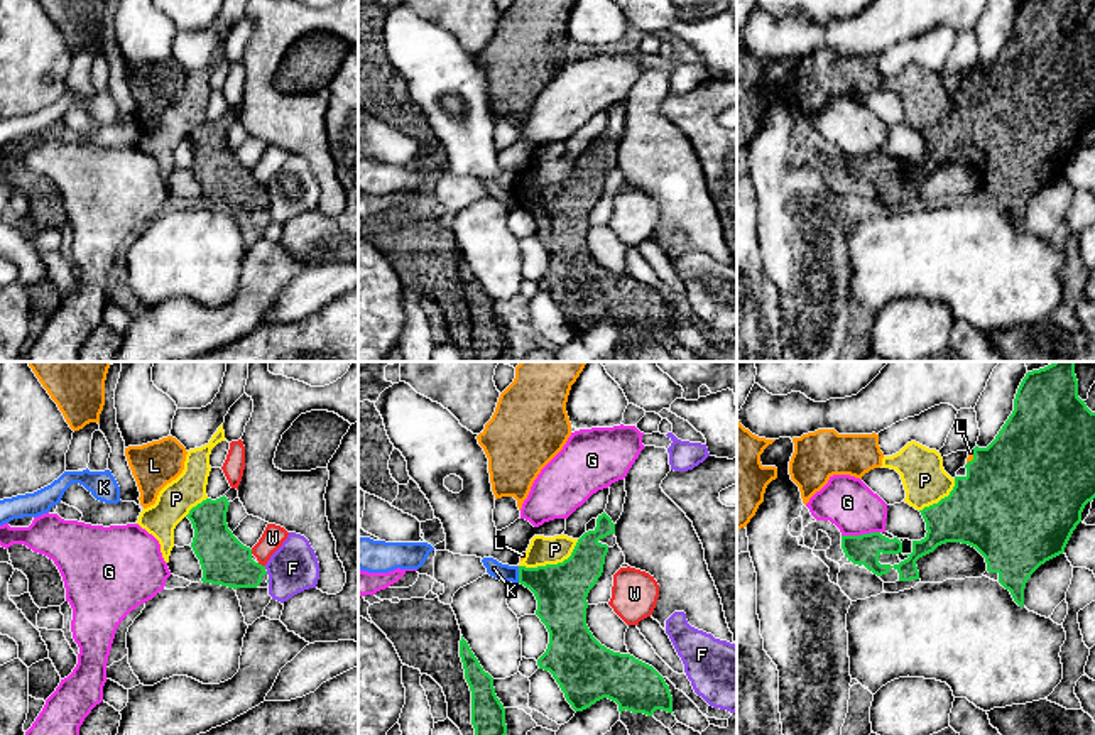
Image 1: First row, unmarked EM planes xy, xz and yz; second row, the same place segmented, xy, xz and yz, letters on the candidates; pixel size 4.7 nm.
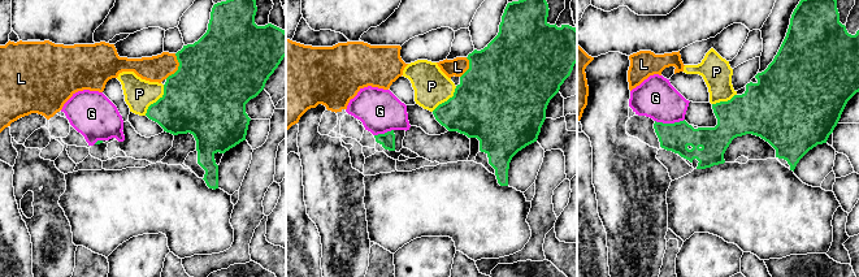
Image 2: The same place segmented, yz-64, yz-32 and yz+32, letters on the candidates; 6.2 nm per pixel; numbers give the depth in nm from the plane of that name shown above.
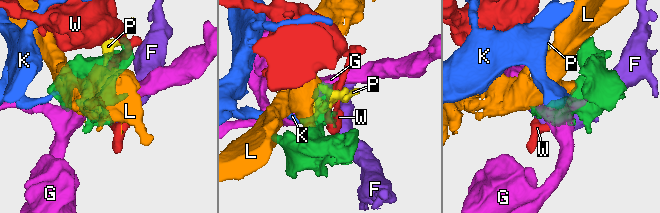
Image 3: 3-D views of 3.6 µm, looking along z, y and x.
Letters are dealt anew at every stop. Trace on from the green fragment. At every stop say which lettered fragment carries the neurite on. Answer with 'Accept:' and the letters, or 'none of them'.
Accept: L

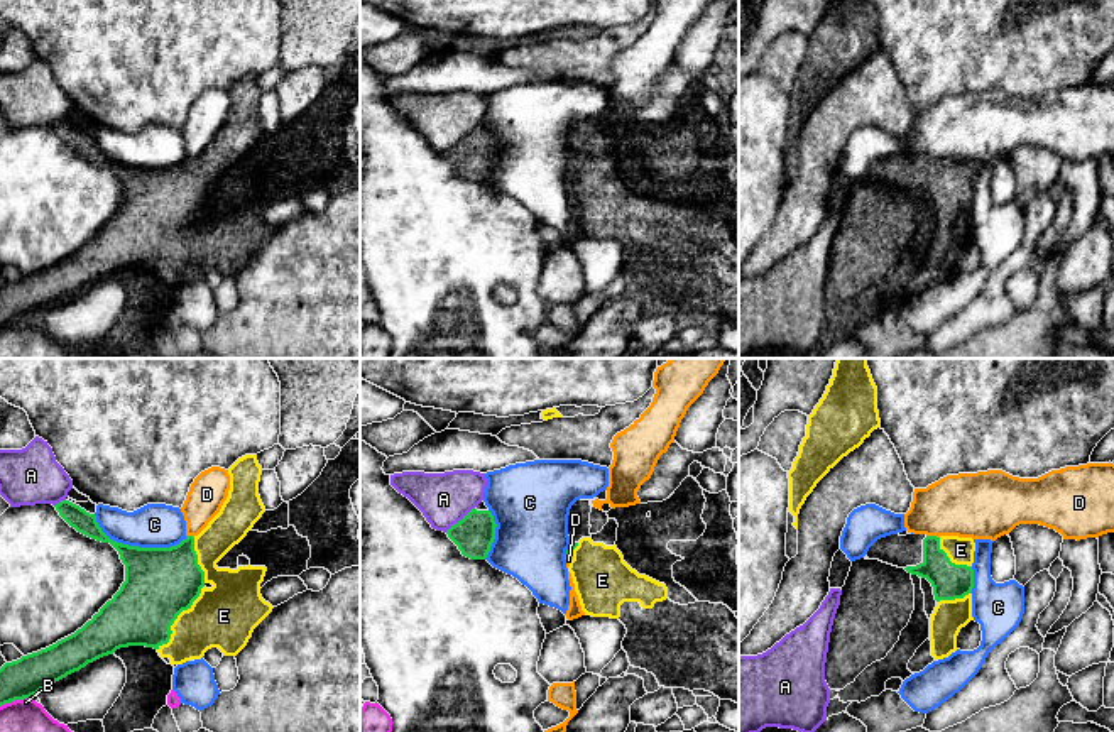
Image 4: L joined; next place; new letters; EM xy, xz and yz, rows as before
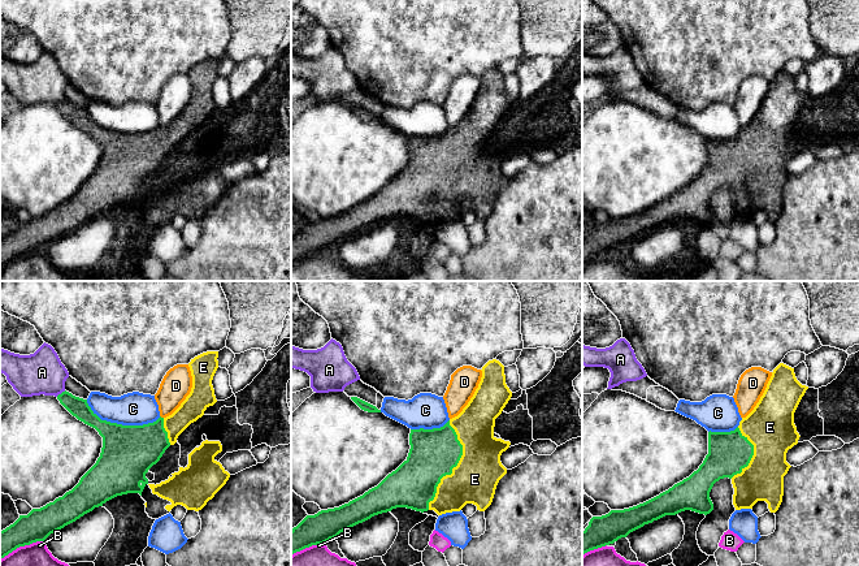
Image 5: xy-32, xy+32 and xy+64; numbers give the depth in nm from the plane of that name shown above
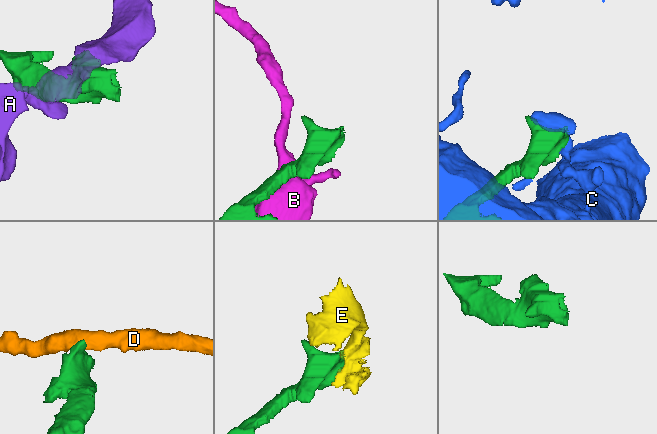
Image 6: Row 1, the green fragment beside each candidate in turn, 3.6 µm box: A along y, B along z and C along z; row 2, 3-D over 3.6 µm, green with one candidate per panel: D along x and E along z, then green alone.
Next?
Accept: E

